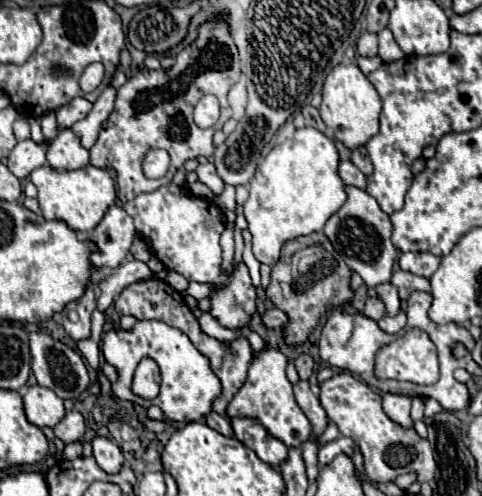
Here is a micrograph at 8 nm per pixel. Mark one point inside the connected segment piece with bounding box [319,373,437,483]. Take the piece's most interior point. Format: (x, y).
(388, 451)

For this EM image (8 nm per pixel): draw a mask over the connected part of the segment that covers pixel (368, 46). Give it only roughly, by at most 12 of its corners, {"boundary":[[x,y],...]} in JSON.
{"boundary":[[363,33],[357,41],[361,57],[377,55],[377,35]]}

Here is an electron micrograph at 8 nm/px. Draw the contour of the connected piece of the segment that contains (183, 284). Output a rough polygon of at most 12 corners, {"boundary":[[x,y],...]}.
{"boundary":[[175,271],[167,273],[167,283],[179,293],[187,289],[189,281]]}

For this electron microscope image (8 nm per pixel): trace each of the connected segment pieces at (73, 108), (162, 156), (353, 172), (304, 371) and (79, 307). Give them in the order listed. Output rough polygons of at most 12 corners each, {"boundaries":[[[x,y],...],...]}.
{"boundaries":[[[83,97],[55,111],[61,129],[83,119],[91,103]],[[151,149],[143,157],[145,177],[165,175],[169,167],[169,153]],[[339,163],[345,185],[365,189],[365,175],[351,163]],[[305,353],[295,359],[295,369],[301,379],[313,373],[313,359]],[[93,287],[61,313],[63,327],[73,341],[91,333],[95,311]]]}

